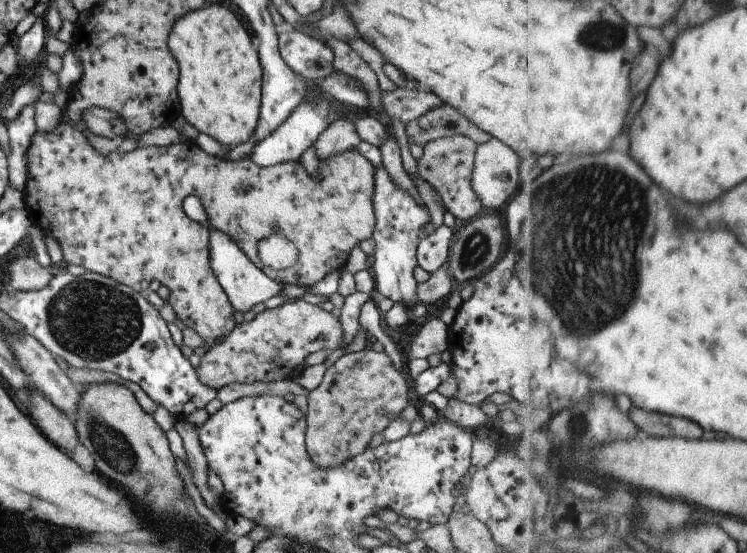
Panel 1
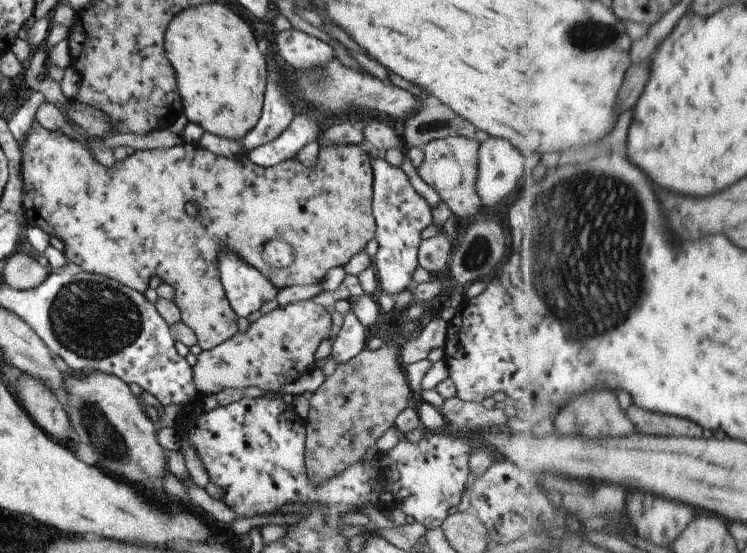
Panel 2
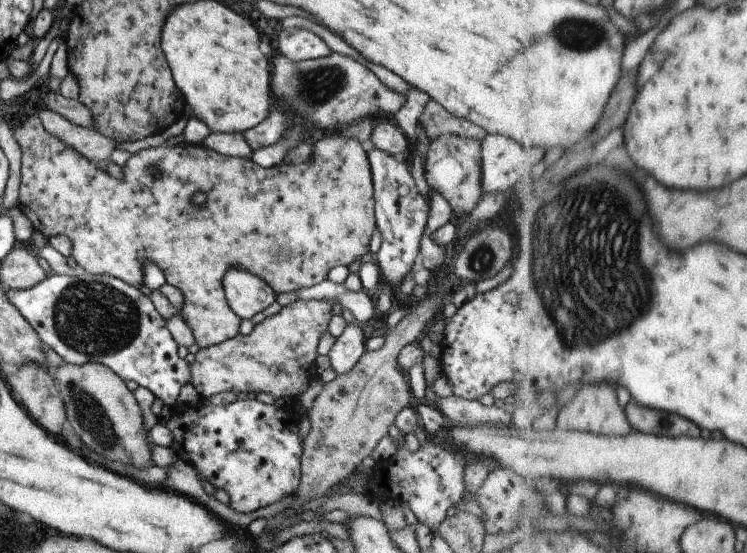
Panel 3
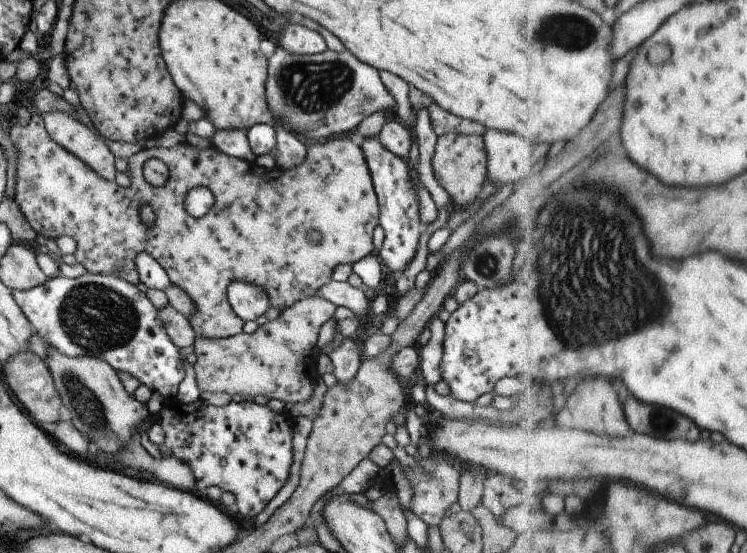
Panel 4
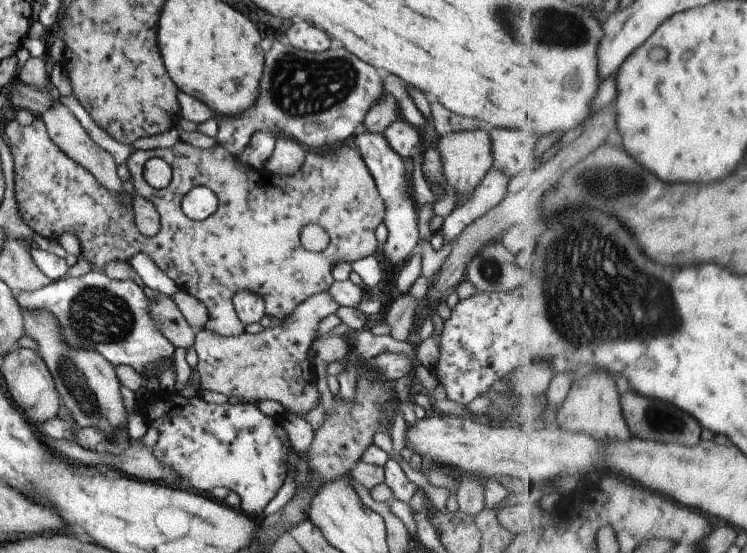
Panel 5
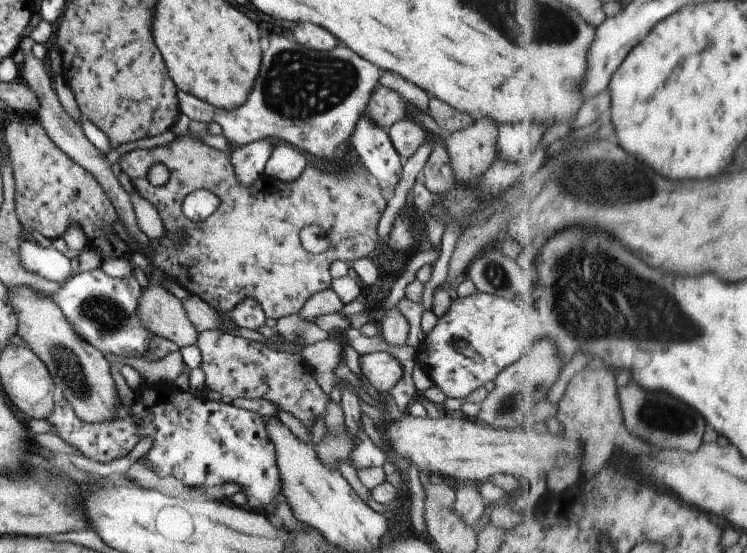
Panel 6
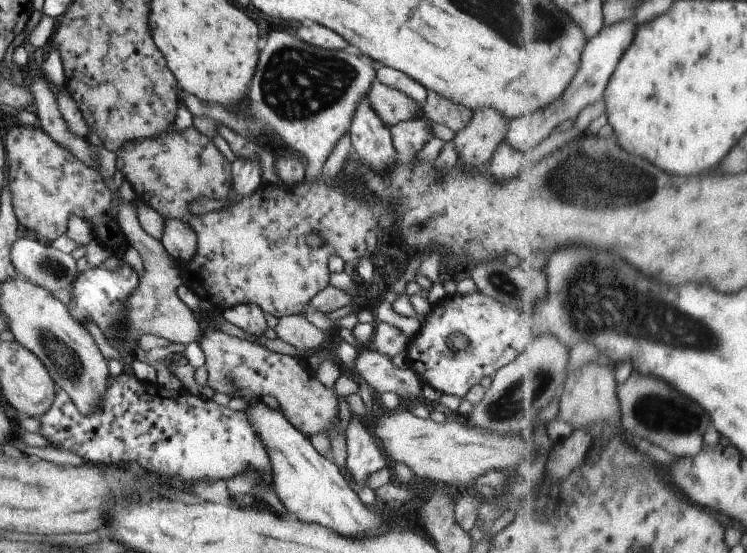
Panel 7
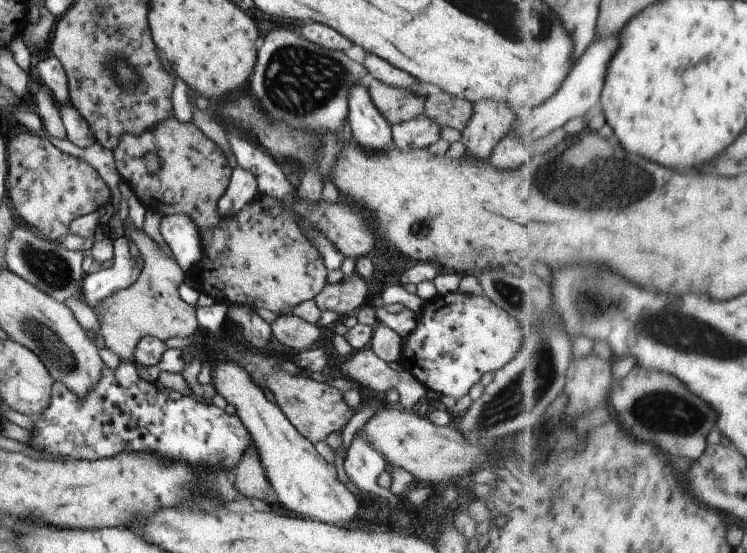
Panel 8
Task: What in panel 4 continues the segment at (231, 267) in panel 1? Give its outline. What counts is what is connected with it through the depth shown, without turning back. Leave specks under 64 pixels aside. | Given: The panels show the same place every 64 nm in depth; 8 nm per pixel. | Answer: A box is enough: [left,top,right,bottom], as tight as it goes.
[227,280,270,321]

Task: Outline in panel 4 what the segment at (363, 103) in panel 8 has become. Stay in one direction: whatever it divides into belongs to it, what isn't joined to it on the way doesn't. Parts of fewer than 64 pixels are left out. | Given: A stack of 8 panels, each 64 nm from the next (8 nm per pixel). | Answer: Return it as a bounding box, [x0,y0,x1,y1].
[358,137,424,275]

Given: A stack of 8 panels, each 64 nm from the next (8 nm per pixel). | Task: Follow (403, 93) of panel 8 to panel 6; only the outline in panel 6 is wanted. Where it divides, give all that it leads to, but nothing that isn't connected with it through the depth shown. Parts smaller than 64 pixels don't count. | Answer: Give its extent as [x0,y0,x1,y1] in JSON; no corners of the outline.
[366,84,411,131]

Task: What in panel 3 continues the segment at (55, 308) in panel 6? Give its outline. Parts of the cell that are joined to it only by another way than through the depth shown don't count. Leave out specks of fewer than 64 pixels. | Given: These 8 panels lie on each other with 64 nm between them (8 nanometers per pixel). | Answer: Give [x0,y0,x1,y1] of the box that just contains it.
[52,361,154,470]

